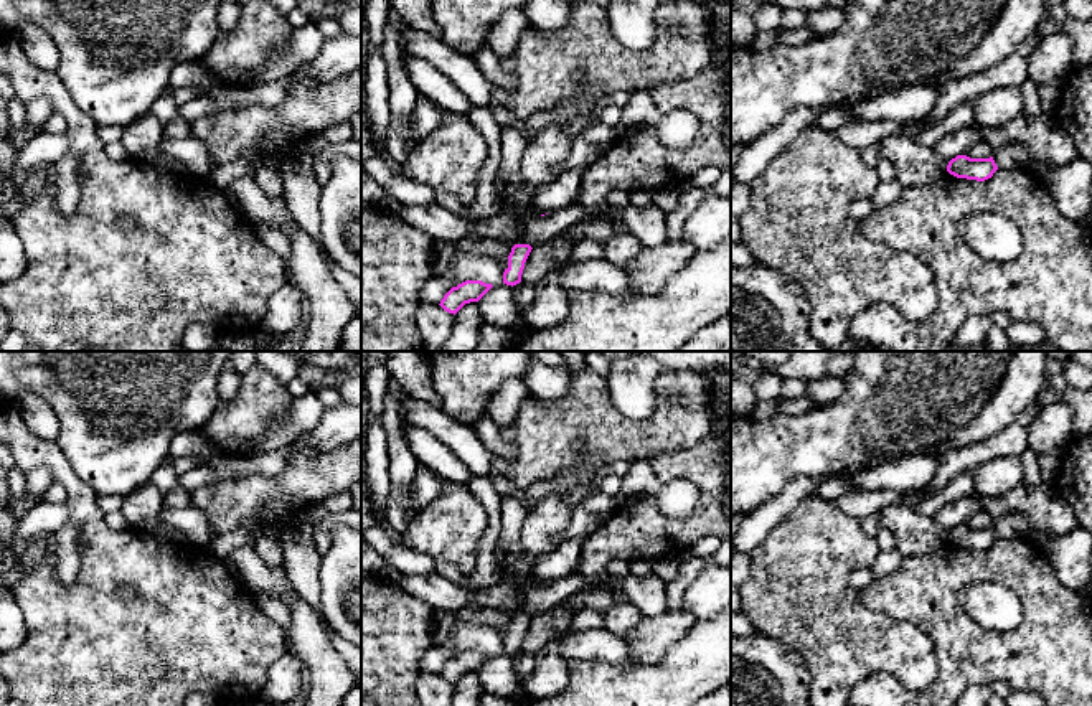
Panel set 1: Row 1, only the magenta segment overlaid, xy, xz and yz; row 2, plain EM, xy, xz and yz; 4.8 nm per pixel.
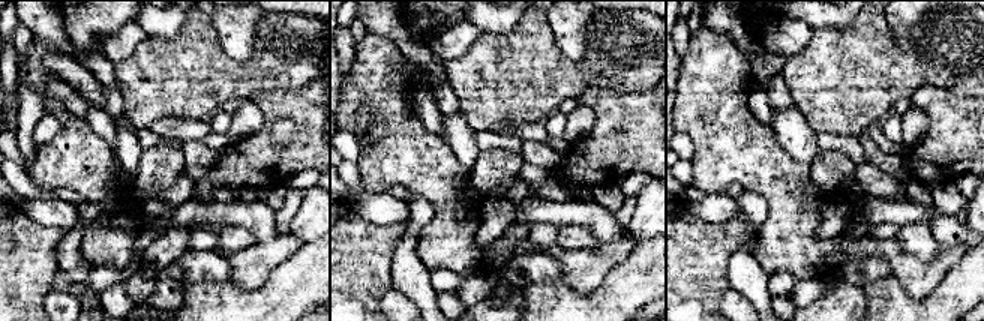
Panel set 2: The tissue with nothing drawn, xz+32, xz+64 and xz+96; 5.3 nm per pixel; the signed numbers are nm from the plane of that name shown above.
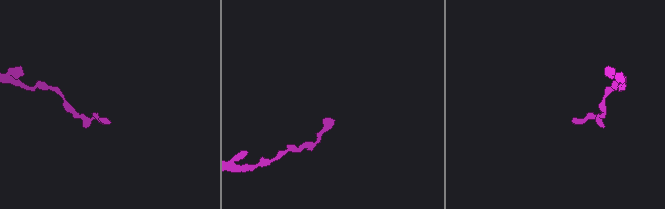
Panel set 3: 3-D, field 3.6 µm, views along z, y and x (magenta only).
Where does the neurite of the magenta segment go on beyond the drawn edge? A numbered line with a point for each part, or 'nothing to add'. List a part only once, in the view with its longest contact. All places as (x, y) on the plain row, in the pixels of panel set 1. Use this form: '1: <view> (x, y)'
nothing to add

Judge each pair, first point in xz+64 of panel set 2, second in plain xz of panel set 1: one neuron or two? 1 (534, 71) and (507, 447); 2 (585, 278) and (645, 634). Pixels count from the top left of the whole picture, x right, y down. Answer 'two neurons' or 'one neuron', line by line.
1: two neurons
2: one neuron

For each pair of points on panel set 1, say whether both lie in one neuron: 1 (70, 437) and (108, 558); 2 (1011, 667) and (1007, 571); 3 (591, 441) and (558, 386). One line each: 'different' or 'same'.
1: different
2: same
3: different

